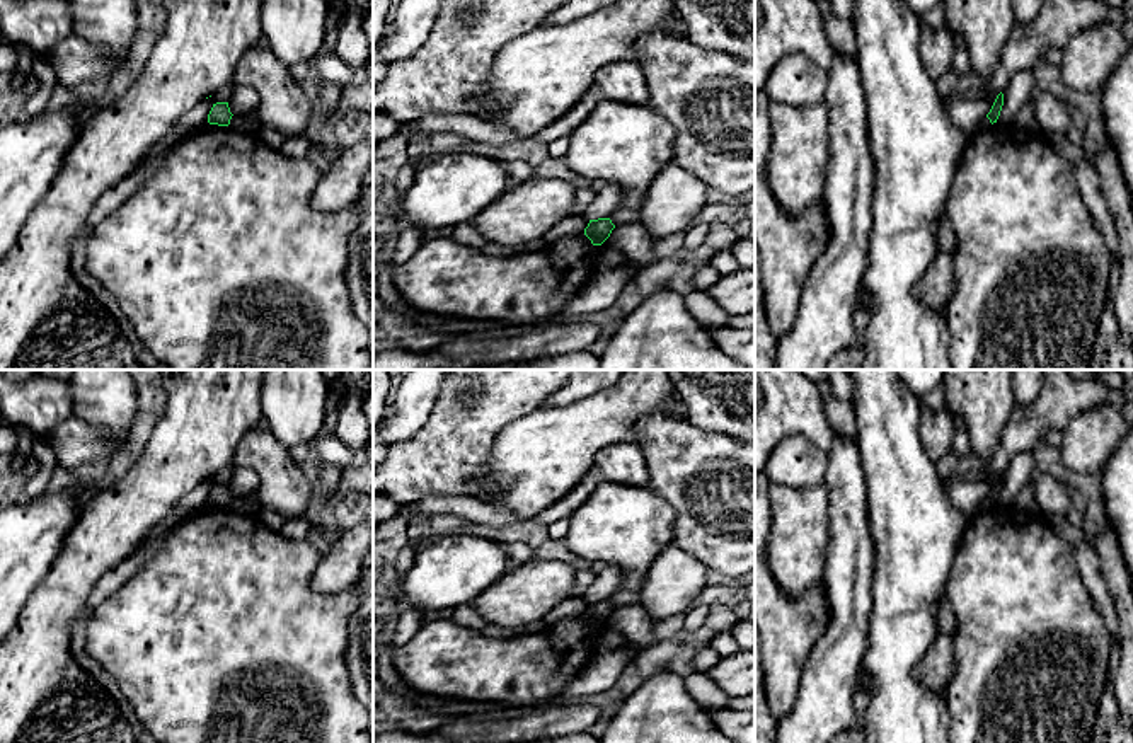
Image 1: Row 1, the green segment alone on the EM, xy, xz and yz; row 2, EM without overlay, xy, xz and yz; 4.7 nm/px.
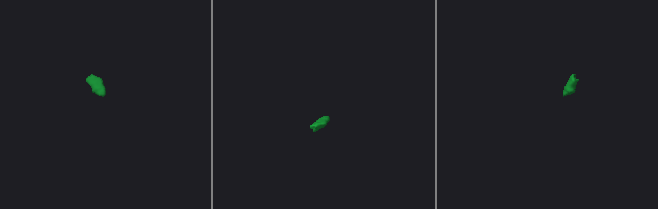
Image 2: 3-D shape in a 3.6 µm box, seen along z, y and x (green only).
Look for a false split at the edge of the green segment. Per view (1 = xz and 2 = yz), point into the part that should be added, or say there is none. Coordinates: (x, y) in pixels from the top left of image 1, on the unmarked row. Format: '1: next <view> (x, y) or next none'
1: next none
2: next none

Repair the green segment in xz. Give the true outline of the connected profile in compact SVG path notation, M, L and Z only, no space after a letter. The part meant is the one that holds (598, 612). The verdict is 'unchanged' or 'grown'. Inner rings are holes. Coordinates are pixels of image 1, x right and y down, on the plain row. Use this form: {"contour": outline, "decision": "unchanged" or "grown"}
{"contour": "M610 600L590 602L584 610L584 617L591 622L593 627L601 627L612 615L615 607Z", "decision": "unchanged"}

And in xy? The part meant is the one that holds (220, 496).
{"contour": "M216 484L216 486L213 486L213 489L208 496L208 504L218 506L218 508L228 508L232 498L233 496L230 494L228 484Z", "decision": "unchanged"}

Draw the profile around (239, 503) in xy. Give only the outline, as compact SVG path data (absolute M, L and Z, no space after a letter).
M235 496L235 498L232 498L228 508L233 510L233 511L239 511L239 513L247 513L247 515L257 516L257 518L259 518L259 513L262 510L261 504L252 503L245 496Z

